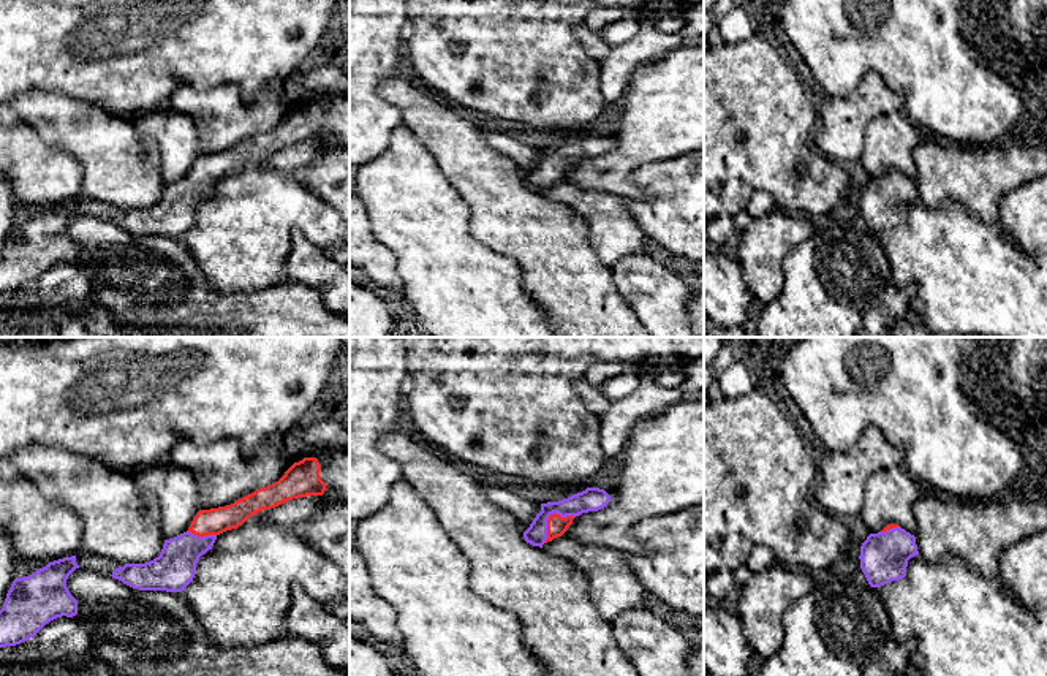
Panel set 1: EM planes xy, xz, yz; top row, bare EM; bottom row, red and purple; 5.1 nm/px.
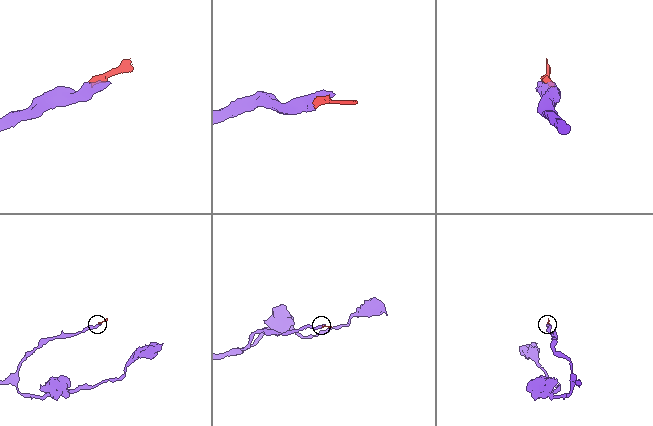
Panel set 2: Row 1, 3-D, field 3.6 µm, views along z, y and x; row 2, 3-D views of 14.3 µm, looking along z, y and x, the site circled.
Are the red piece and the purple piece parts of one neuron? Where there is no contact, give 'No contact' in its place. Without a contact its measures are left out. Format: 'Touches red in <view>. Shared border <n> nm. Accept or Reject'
Touches red in xz. Shared border 220 nm. Accept

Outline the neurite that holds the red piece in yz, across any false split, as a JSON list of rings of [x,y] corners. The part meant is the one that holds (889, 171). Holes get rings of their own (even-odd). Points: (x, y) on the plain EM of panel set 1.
[[[887,169],[881,177],[870,179],[860,192],[860,214],[871,233],[906,222],[908,206],[917,201],[916,182],[898,169]]]

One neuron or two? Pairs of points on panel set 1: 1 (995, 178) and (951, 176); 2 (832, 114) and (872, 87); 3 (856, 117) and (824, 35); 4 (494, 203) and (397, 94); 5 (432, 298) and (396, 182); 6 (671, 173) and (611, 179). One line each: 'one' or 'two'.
1: one
2: one
3: two
4: one
5: one
6: two

